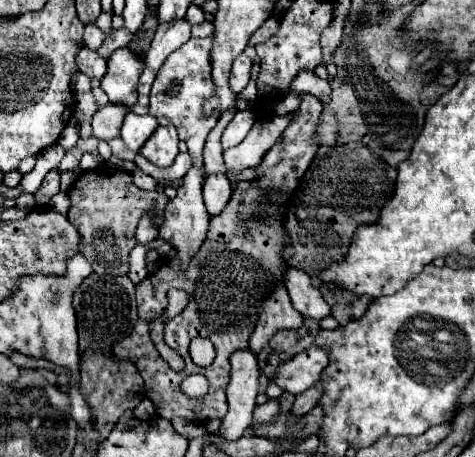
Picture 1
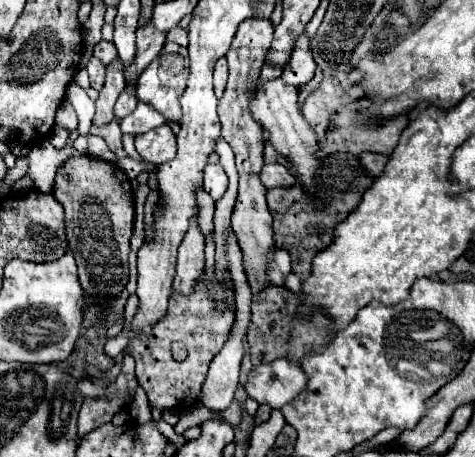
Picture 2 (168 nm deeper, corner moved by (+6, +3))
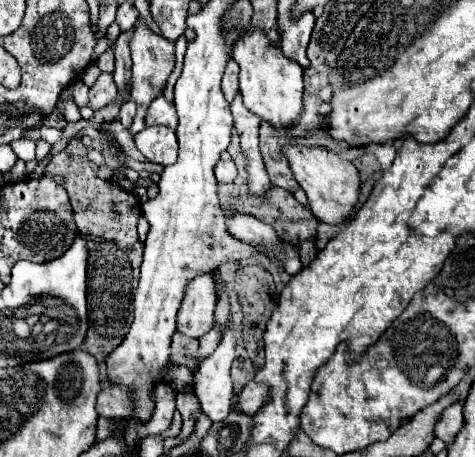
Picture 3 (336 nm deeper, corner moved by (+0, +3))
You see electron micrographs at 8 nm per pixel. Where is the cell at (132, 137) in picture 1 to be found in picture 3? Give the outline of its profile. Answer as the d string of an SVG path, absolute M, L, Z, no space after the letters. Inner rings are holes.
M162 94L156 100L152 100L148 114L146 114L146 126L156 126L156 124L164 124L168 128L176 128L178 124L174 104L168 102Z

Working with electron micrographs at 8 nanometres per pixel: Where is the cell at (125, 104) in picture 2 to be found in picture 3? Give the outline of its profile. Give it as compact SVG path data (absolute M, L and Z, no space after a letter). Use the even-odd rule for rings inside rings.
M132 100L124 102L124 104L122 104L122 108L120 108L120 122L122 122L126 128L130 128L134 114L136 114L136 104L134 104Z

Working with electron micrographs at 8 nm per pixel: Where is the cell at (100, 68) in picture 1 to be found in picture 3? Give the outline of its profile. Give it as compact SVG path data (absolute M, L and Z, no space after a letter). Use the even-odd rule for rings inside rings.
M102 72L96 84L90 88L90 108L100 110L110 102L114 102L114 98L116 98L116 84L112 80L112 74Z

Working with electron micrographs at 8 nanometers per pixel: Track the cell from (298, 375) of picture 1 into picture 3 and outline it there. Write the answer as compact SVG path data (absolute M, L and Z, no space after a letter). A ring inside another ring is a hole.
M252 378L252 380L244 386L242 394L238 396L238 406L240 406L240 410L246 412L246 414L256 414L256 412L268 402L268 398L270 398L268 386L266 386L266 384L260 384L258 380Z

